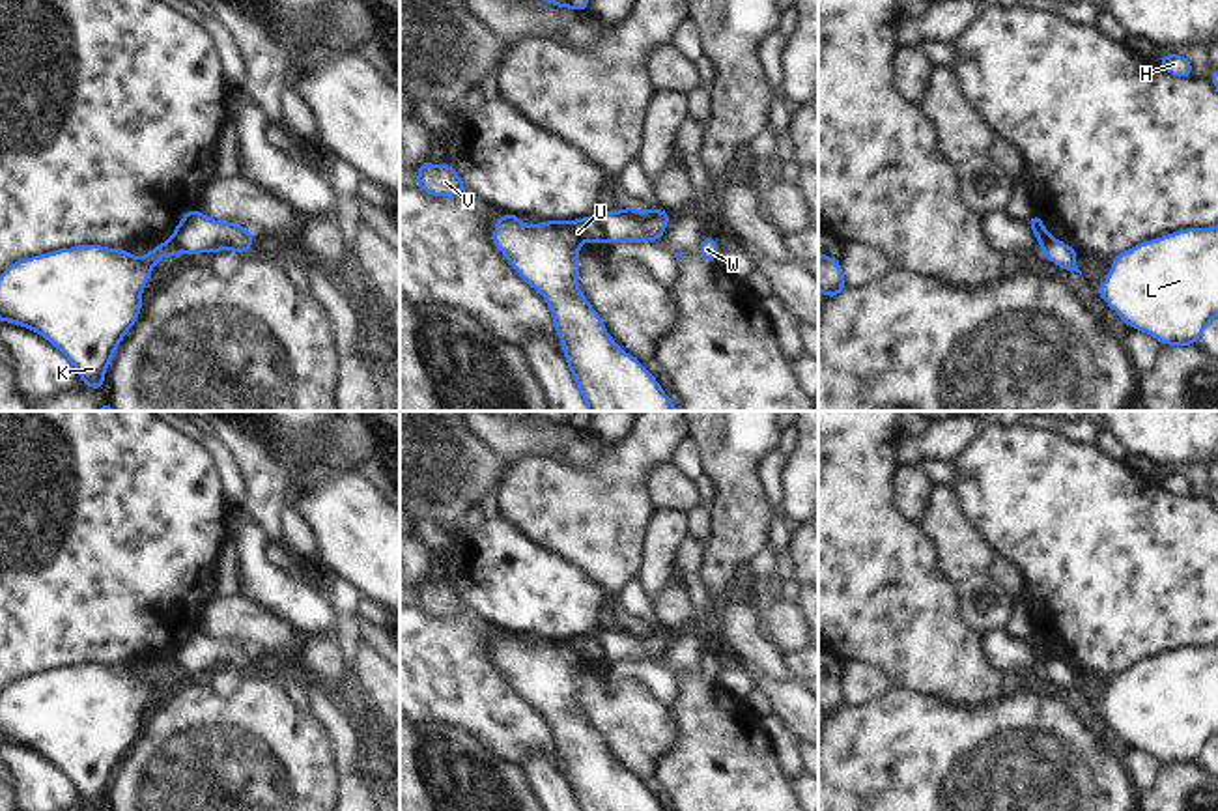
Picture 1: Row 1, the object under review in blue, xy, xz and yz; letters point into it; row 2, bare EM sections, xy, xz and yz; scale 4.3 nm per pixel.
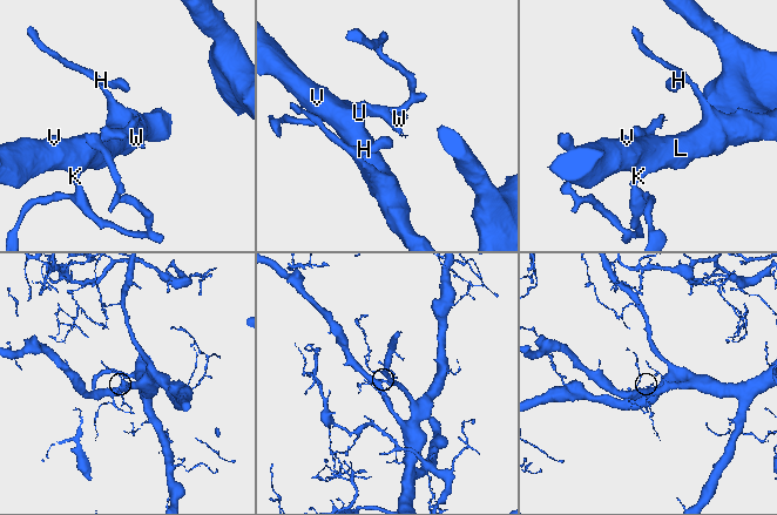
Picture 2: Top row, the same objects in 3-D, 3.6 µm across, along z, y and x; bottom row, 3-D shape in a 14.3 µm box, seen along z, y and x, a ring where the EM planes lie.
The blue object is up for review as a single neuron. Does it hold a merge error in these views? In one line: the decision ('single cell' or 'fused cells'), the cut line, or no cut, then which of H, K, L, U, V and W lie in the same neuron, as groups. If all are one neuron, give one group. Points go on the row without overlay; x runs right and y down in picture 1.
fused cells | xz (593, 636), (604, 660) | H K L U V / W

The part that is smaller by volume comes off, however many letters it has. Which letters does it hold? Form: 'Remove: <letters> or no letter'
Remove: W

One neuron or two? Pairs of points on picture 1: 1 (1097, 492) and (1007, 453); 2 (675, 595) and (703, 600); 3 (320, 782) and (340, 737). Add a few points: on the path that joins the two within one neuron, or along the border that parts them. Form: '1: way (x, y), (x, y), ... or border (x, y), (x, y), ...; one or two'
1: way (1075, 492), (1047, 492), (1030, 475); one
2: border (679, 580), (686, 602), (701, 617); two
3: border (312, 716), (322, 725), (329, 742), (339, 791); two

